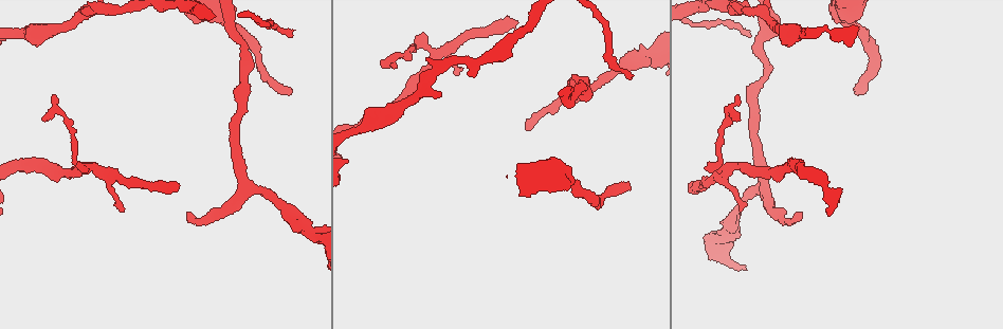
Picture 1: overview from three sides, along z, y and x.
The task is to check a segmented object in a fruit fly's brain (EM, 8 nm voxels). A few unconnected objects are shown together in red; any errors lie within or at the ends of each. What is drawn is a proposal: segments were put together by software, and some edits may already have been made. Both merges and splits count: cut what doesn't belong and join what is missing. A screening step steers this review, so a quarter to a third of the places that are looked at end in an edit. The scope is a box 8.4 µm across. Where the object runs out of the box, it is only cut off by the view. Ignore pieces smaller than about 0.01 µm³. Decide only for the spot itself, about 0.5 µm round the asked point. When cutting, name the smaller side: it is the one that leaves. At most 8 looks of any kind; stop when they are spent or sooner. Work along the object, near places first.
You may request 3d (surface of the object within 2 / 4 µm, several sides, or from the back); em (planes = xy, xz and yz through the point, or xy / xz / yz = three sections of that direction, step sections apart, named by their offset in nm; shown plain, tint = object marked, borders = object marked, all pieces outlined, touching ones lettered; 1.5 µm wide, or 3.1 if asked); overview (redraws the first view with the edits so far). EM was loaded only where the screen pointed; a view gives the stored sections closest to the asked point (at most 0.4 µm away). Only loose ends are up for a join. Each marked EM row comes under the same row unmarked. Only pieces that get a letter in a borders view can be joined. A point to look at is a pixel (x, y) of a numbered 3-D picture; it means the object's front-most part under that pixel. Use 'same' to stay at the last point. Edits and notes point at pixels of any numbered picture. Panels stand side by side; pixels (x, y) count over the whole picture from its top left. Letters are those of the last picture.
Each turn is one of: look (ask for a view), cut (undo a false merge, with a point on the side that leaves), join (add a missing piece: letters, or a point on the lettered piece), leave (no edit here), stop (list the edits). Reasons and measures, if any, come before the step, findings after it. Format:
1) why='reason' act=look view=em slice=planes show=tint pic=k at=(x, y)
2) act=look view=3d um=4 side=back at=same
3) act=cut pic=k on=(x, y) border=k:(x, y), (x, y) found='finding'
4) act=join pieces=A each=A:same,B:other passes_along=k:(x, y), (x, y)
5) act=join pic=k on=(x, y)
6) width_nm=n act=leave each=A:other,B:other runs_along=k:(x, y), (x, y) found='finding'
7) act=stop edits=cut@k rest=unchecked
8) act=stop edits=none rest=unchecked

why='calibre changes' act=look view=em slice=planes show=borders pic=1 at=(730, 226)

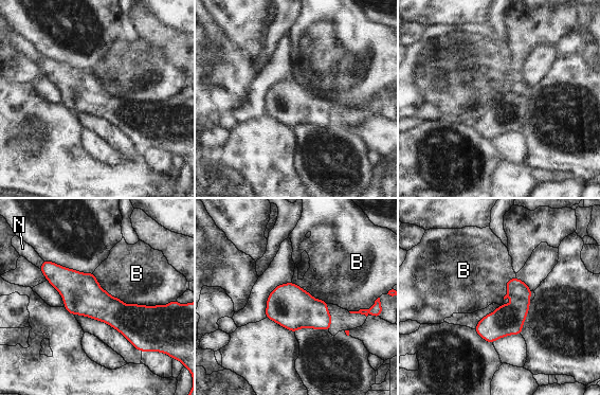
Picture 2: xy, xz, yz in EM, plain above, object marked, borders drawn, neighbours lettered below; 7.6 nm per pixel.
width_nm=300 act=leave each=B:other,N:other runs_along=2:(44, 263), (114, 312), (156, 310) found='all the same cell'

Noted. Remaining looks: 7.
act=look view=3d um=4 pic=1 at=(292, 91)

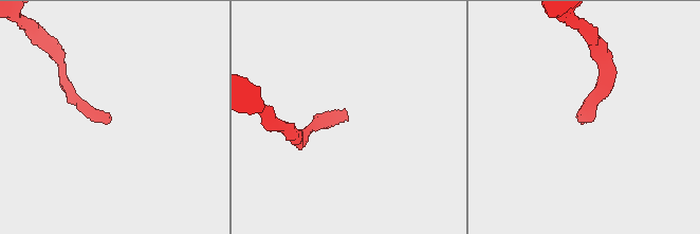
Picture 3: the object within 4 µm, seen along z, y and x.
act=look view=em slice=xy step=4 show=tint pic=3 at=(110, 121)

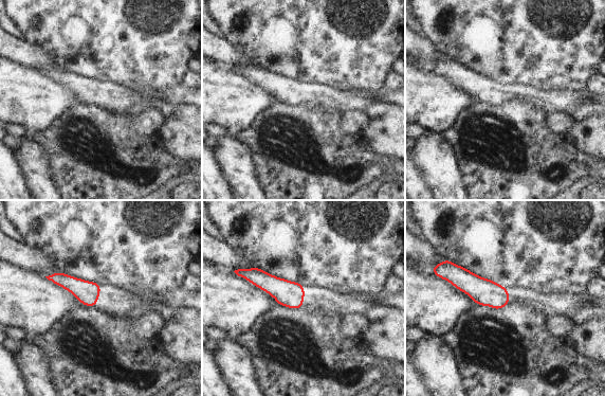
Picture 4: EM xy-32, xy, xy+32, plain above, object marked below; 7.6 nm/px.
act=look view=em slice=planes show=borders at=same

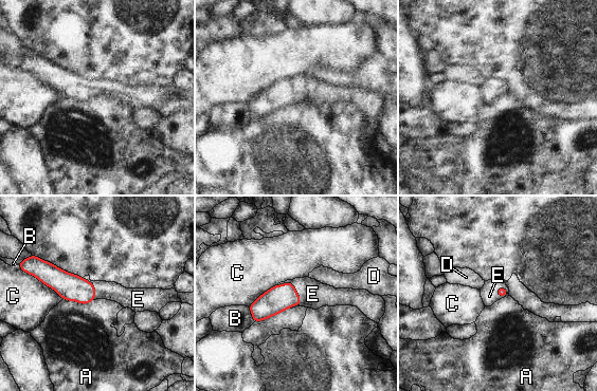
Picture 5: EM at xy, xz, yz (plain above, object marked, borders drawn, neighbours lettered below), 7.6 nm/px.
act=join pieces=E each=A:other,B:other,C:other,D:other,E:same passes_along=5:(278, 298), (293, 287), (312, 294) found='the cell continues'

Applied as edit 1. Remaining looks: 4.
why='see it whole again' act=look view=overview

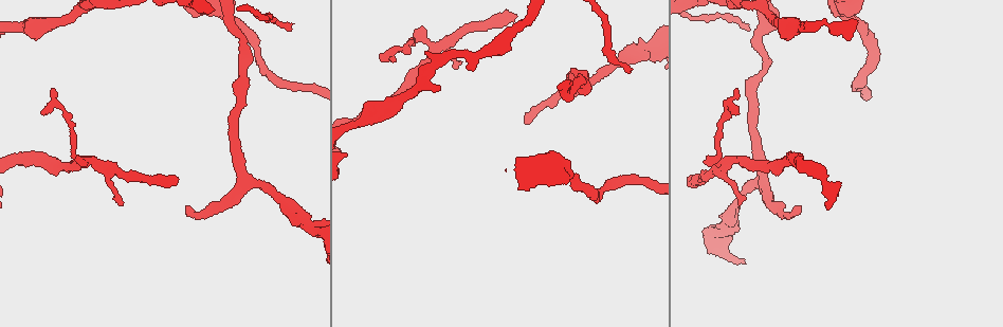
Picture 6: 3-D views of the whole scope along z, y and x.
why='tapers out' act=look view=em slice=planes show=tint pic=6 at=(736, 88)

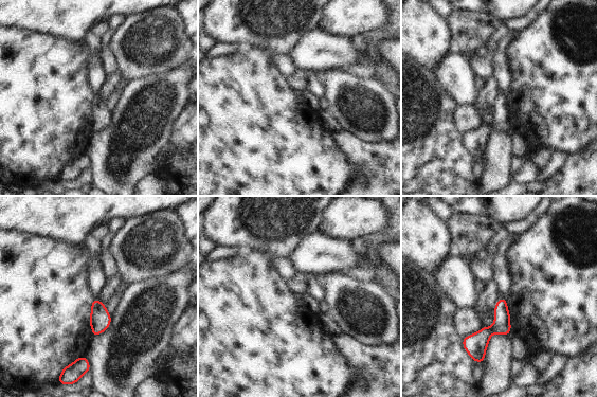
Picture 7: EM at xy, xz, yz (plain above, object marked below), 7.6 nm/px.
why='see the neighbours' act=look view=em slice=planes show=borders at=same

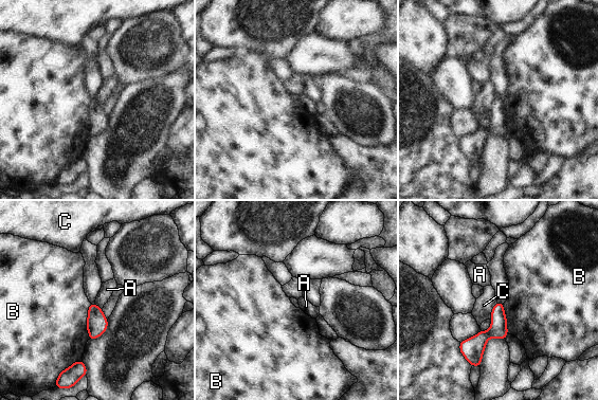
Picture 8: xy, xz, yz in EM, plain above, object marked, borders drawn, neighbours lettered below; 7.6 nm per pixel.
width_nm=110 act=leave each=A:other,B:other,C:other runs_along=8:(500, 305), (477, 361) found='none of them fits'

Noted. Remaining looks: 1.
act=stop edits=join@5 rest=unchecked

